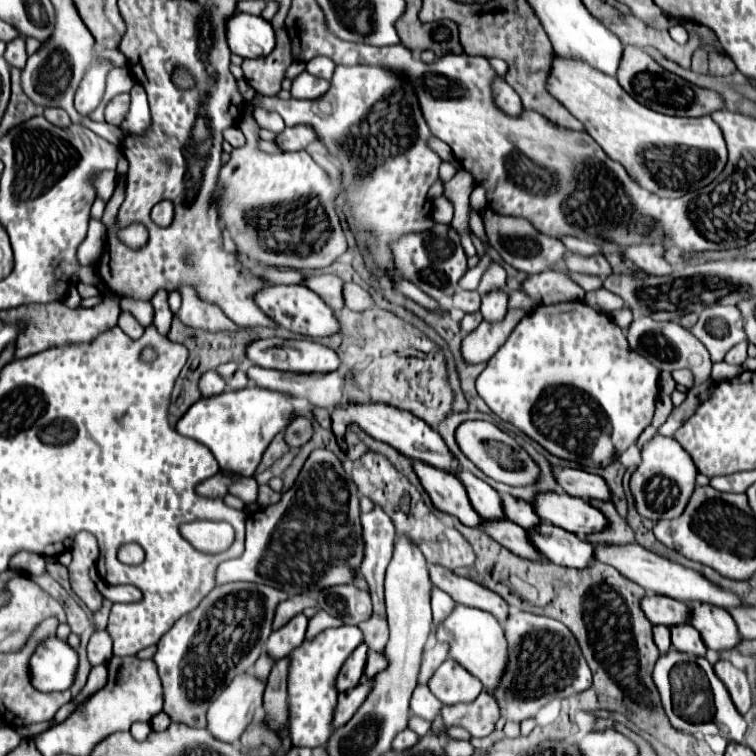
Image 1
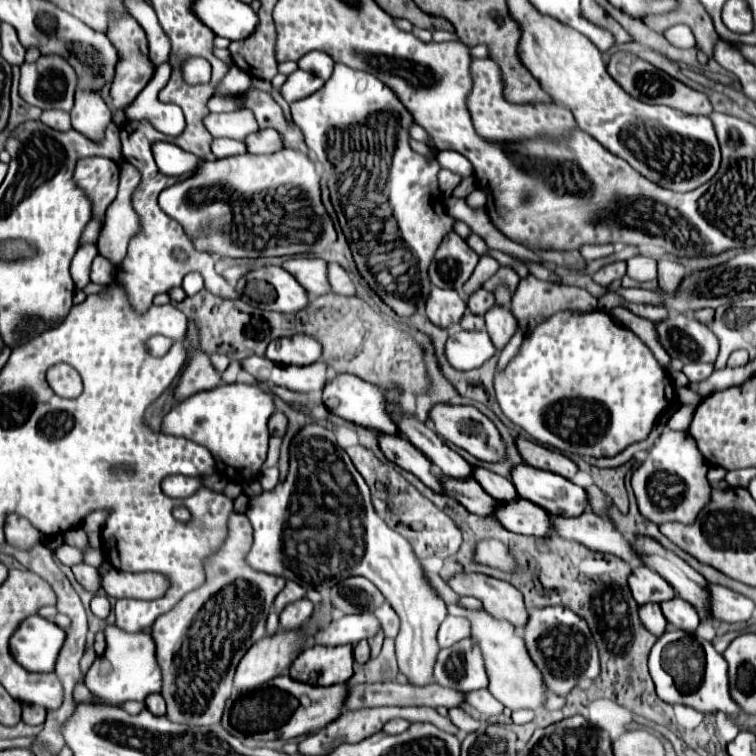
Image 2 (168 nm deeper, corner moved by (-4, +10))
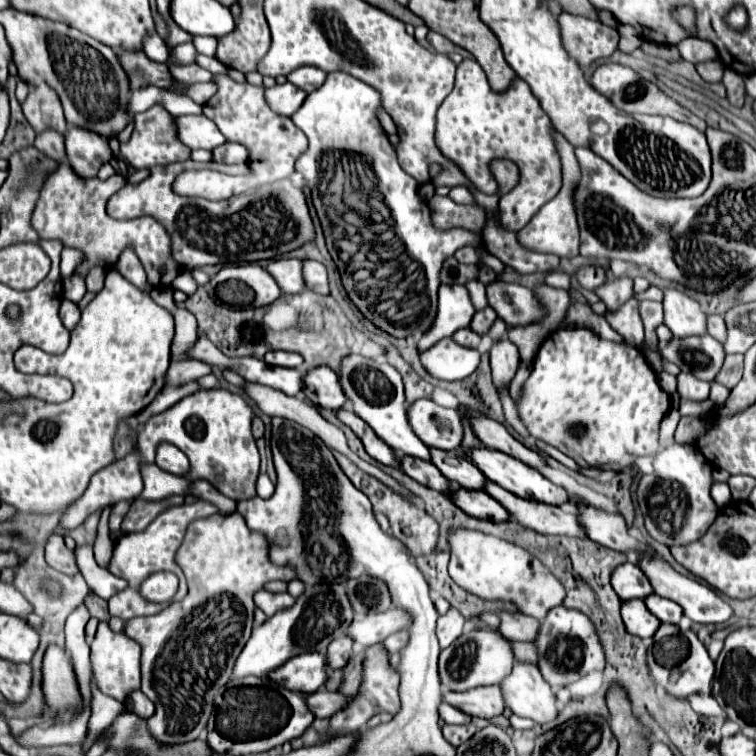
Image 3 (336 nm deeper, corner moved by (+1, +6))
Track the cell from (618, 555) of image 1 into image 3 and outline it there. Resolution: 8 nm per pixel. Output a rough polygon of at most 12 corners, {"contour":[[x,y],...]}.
{"contour":[[486,481],[484,491],[524,527],[584,537],[570,501],[561,506],[522,501]]}

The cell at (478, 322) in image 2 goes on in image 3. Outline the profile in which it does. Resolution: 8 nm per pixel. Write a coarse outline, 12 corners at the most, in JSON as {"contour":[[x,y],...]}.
{"contour":[[460,329],[452,335],[458,345],[476,349],[480,335],[472,329]]}

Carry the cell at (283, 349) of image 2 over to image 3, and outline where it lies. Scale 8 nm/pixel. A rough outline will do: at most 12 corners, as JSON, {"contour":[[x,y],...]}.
{"contour":[[268,351],[264,361],[278,367],[300,367],[304,359],[290,351]]}

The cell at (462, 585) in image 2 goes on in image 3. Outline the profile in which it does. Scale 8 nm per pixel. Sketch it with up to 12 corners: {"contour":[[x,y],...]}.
{"contour":[[498,613],[500,633],[532,643],[540,621],[520,613]]}

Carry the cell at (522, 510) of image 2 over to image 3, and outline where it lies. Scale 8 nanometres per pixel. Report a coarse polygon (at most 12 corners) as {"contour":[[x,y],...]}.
{"contour":[[454,489],[450,499],[464,513],[490,521],[508,511],[488,493]]}

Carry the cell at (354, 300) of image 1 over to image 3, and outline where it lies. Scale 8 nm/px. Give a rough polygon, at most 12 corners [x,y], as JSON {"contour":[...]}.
{"contour":[[312,259],[302,261],[306,289],[328,293],[326,267]]}

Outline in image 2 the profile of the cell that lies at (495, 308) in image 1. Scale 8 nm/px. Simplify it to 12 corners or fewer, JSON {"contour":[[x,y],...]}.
{"contour":[[495,303],[485,313],[487,333],[501,351],[515,333],[511,309]]}

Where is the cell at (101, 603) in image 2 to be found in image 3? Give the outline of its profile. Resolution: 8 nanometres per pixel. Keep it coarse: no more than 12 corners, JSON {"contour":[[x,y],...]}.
{"contour":[[104,621],[92,641],[94,683],[124,701],[140,689],[140,645]]}

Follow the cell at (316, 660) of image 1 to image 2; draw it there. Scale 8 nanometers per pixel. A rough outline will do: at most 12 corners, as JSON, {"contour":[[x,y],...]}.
{"contour":[[373,613],[345,615],[315,635],[315,645],[355,645],[379,631]]}

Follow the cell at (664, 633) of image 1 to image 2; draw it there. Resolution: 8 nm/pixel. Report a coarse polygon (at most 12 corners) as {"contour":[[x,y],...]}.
{"contour":[[659,605],[641,607],[641,619],[651,633],[661,637],[667,629]]}

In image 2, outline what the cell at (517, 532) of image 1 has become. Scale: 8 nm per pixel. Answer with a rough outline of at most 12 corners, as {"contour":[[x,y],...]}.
{"contour":[[443,477],[469,513],[495,519],[499,503],[475,479]]}

